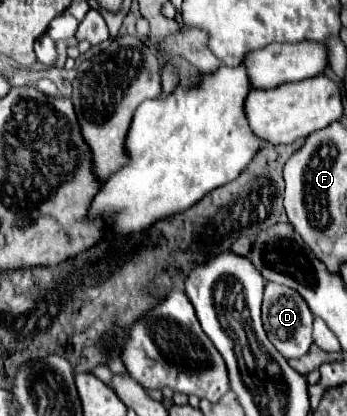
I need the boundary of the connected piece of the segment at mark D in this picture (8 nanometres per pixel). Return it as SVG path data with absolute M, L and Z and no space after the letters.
M267 283L265 285L265 295L263 295L263 327L269 337L269 341L275 345L275 349L285 357L285 359L297 359L303 357L309 347L313 345L313 335L311 335L311 325L313 325L313 315L303 297L285 285L279 283Z

